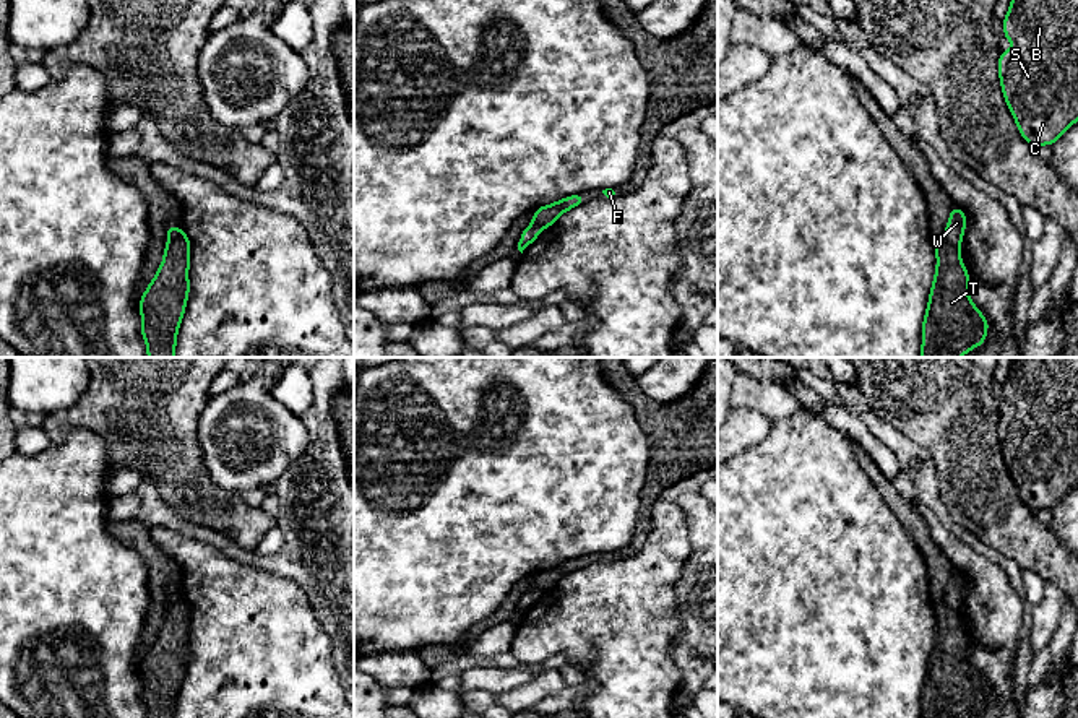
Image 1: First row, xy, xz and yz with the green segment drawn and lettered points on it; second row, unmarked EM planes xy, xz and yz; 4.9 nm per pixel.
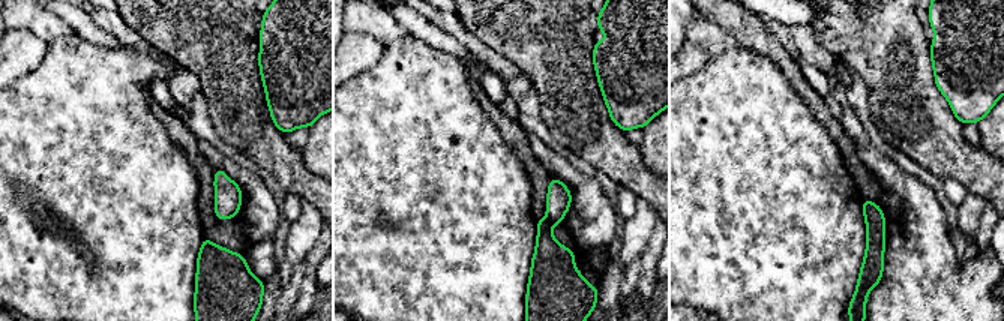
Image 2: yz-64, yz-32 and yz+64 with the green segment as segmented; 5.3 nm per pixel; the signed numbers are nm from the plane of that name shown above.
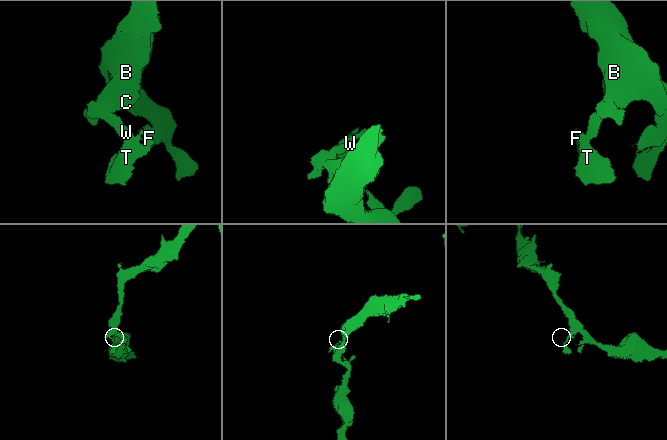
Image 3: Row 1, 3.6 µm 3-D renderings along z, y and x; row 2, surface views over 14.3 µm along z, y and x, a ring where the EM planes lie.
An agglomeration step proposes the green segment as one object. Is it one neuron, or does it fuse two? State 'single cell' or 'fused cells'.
fused cells

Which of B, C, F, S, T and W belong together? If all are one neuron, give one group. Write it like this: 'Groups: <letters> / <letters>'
Groups: B C S W / F T

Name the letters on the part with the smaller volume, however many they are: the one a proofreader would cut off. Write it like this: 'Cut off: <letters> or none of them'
Cut off: F, T

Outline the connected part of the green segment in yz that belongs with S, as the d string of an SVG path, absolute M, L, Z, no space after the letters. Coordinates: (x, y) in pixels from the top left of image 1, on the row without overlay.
M1013 357L1003 400L1016 411L998 421L1005 466L1029 510L1052 510L1078 484L1078 357Z

